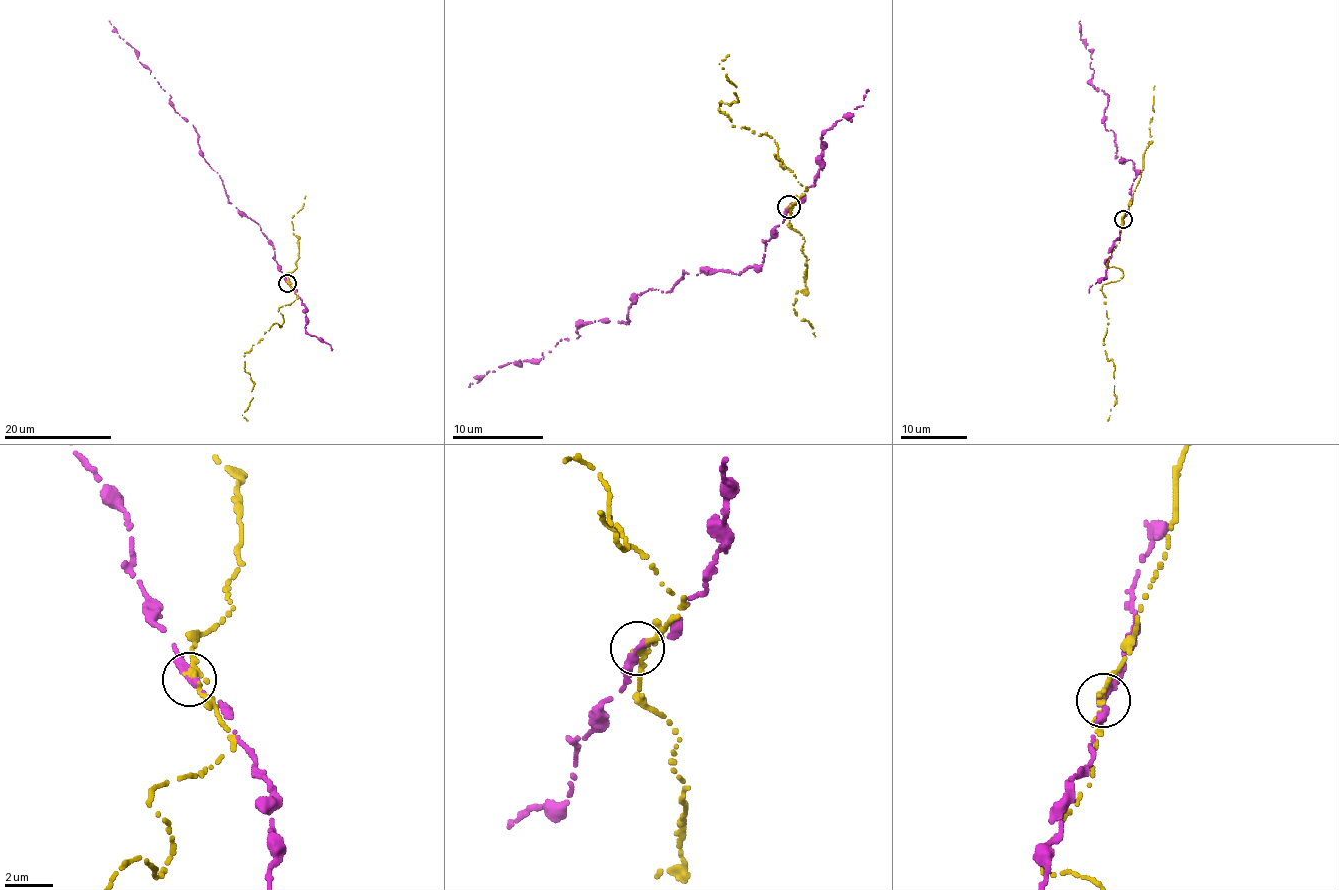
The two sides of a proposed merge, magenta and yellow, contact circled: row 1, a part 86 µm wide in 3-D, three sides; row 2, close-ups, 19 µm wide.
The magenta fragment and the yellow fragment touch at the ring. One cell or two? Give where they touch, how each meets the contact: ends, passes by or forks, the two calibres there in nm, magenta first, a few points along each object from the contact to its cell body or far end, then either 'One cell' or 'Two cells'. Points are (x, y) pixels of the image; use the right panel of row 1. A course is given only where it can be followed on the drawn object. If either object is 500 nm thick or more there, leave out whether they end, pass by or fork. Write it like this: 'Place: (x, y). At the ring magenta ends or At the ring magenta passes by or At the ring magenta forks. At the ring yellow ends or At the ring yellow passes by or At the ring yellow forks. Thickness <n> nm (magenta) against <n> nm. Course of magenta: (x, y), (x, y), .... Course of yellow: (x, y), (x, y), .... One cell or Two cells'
Place: (1123, 219). At the ring magenta ends. At the ring yellow passes by. Thickness 320 nm (magenta) against 240 nm. Course of magenta: (1123, 219), (1138, 173), (1105, 128), (1107, 93), (1091, 83), (1080, 21). Course of yellow: (1123, 219), (1106, 264), (1123, 275), (1101, 289), (1103, 343), (1115, 368), (1107, 420). Two cells

